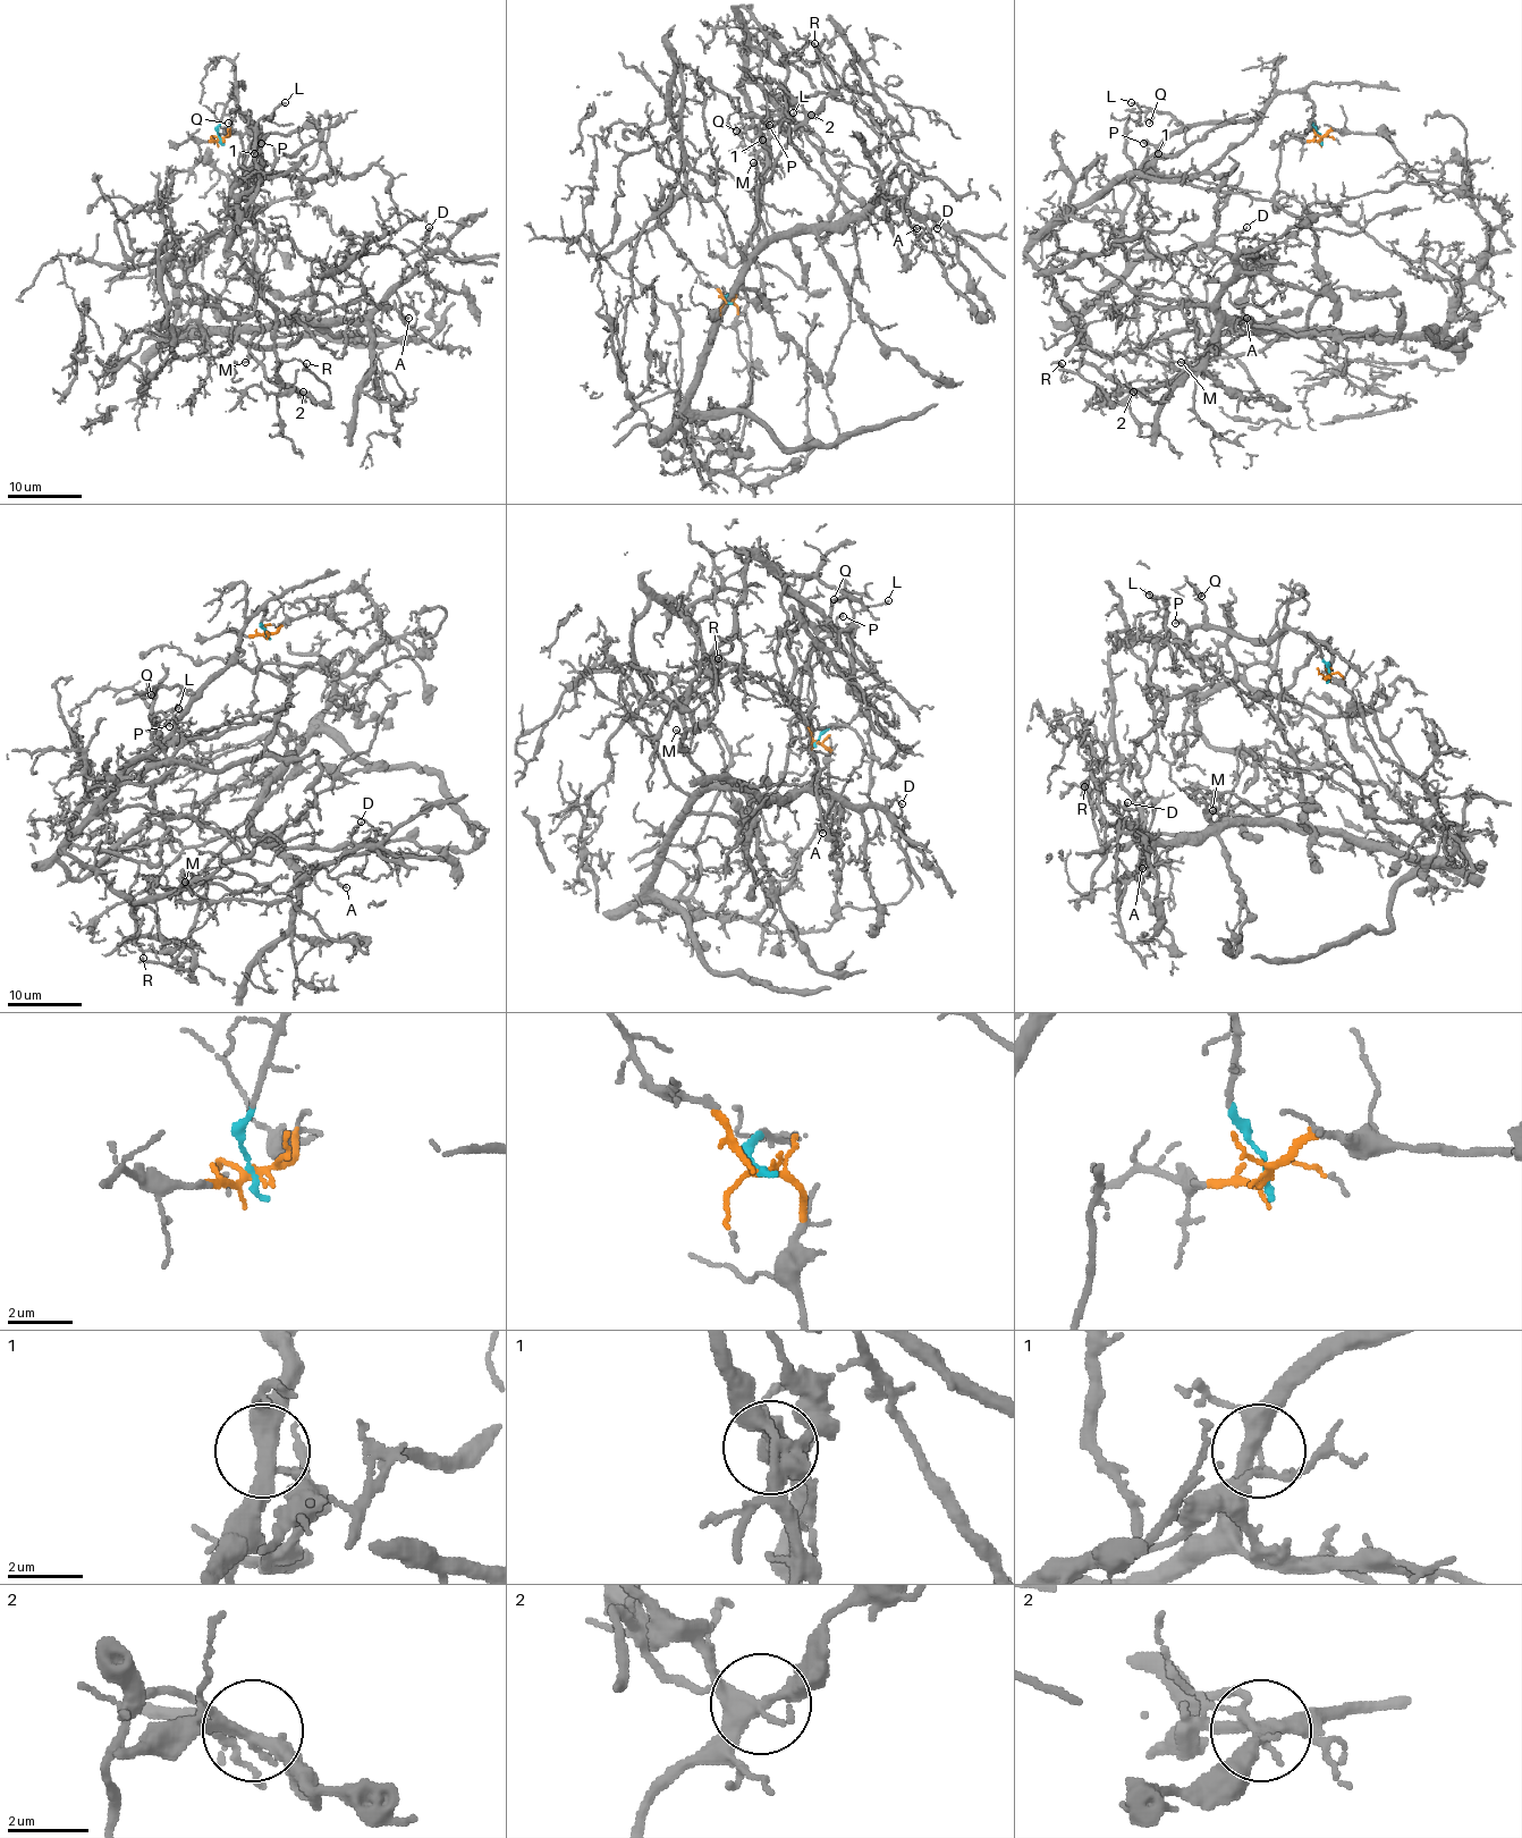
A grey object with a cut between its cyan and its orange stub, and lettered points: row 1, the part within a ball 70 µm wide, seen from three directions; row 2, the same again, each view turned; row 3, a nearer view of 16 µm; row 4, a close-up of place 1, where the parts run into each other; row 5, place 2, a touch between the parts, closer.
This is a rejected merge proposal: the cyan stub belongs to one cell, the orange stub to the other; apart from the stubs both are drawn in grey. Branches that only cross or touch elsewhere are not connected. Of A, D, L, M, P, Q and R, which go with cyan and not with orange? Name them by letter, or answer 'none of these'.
L, P, Q

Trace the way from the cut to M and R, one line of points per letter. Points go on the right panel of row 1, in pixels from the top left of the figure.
M: (1320, 137), (1384, 137), (1426, 180), (1464, 190), (1489, 253), (1459, 308), (1442, 327), (1253, 334), (1181, 362)
R: (1320, 137), (1384, 137), (1426, 180), (1466, 192), (1489, 253), (1442, 327), (1240, 334), (1118, 402), (1060, 364)

